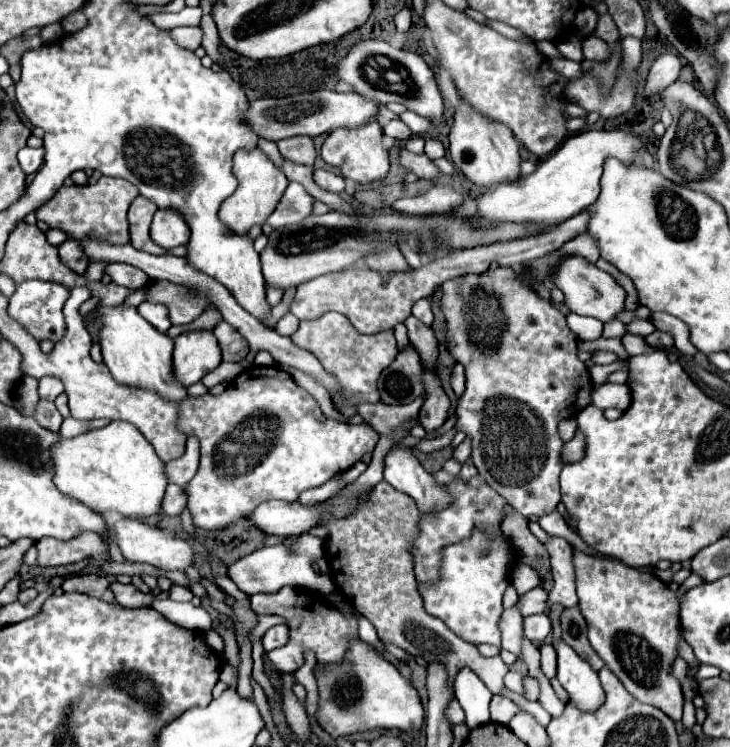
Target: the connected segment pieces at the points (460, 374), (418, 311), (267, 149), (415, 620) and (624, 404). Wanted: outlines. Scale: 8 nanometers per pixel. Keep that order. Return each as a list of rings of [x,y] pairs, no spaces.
[[[454,365],[454,369],[452,369],[452,379],[450,379],[450,383],[452,383],[452,391],[460,397],[462,393],[464,393],[464,369],[462,369],[462,365]]]
[[[418,299],[412,307],[412,315],[418,317],[420,321],[424,321],[426,325],[432,325],[434,315],[432,315],[432,307],[430,307],[430,299]]]
[[[259,137],[257,146],[269,156],[269,158],[276,166],[281,167],[284,160],[281,157],[281,154],[275,142],[268,141],[262,137]]]
[[[382,481],[374,487],[374,497],[370,497],[370,505],[366,505],[362,513],[354,513],[354,517],[346,517],[346,521],[330,521],[330,525],[326,525],[330,529],[330,537],[326,539],[326,559],[336,589],[374,623],[380,639],[402,647],[410,655],[422,655],[428,663],[442,661],[450,681],[454,681],[458,669],[470,667],[494,695],[500,695],[504,689],[504,675],[508,671],[526,675],[526,663],[516,661],[514,665],[506,665],[500,655],[480,659],[480,653],[472,643],[454,635],[442,619],[426,613],[412,571],[414,563],[408,553],[418,535],[418,517],[420,511],[414,499]]]
[[[598,385],[592,393],[592,405],[600,409],[618,407],[626,411],[632,403],[632,393],[628,385]]]

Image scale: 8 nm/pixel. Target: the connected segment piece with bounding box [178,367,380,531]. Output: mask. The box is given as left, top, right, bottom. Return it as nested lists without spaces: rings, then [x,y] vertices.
[[[256,367],[252,371],[244,371],[232,379],[230,387],[224,389],[222,395],[206,393],[202,397],[186,397],[178,405],[178,431],[200,439],[200,467],[184,491],[188,495],[192,523],[206,531],[226,529],[238,519],[250,517],[264,501],[296,501],[302,491],[318,487],[362,461],[366,453],[374,451],[380,439],[380,435],[366,423],[348,425],[328,419],[320,411],[316,399],[298,387],[286,371],[276,367]]]

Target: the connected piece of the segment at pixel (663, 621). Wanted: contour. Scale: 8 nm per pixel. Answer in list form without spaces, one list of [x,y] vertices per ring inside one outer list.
[[[574,551],[574,565],[576,565],[576,589],[580,599],[582,615],[588,623],[588,639],[594,651],[604,659],[606,667],[624,683],[624,687],[640,701],[650,703],[658,709],[662,709],[670,719],[680,721],[682,719],[682,689],[678,679],[670,673],[672,661],[678,657],[678,599],[676,593],[660,581],[656,575],[648,571],[638,571],[628,565],[590,557],[586,553]]]

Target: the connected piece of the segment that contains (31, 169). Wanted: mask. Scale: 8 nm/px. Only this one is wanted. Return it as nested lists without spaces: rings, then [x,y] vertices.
[[[24,147],[18,151],[18,161],[20,167],[24,169],[24,173],[36,173],[44,161],[44,149],[32,149],[32,147]]]

